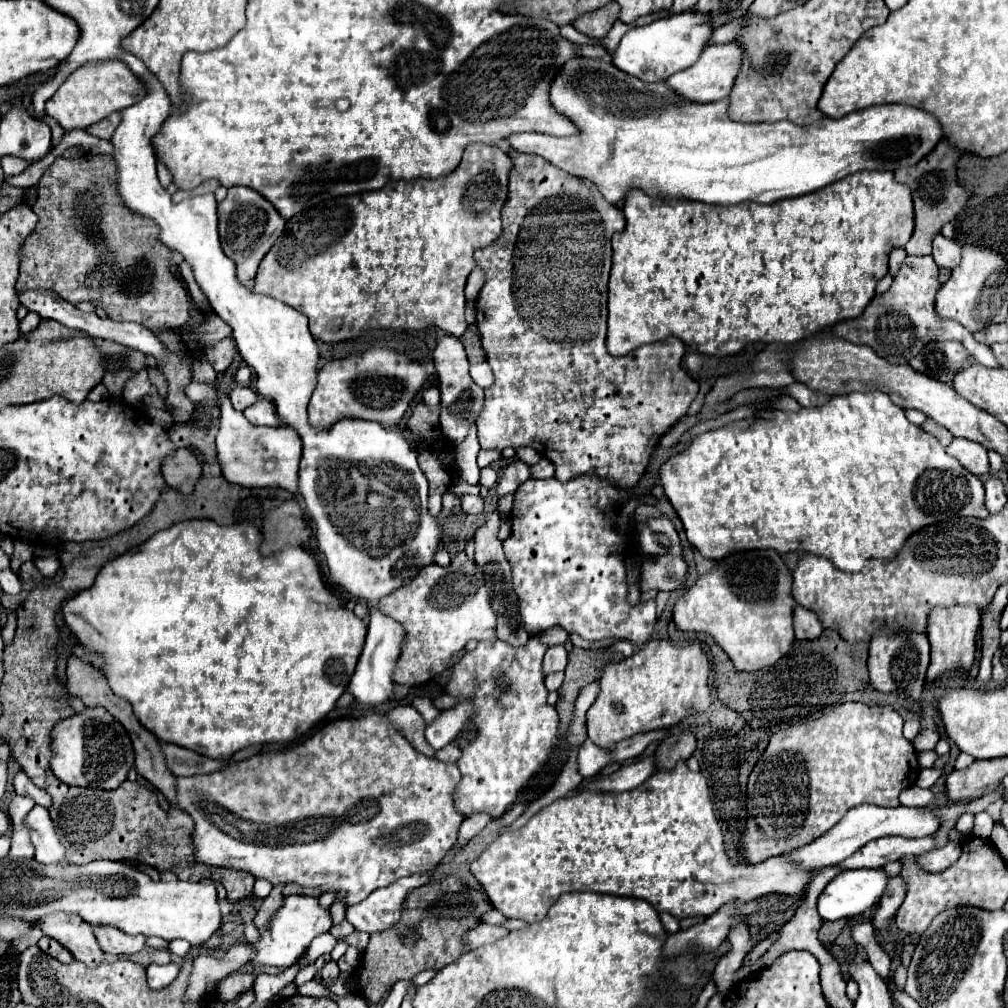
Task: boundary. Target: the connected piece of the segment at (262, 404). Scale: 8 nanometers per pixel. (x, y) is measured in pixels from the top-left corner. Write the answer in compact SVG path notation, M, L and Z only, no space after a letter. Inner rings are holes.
M265 397L257 399L257 401L255 401L251 407L247 407L243 413L245 413L247 421L253 423L253 425L267 425L267 427L277 427L277 425L281 425L281 421L279 421L279 417L277 417L277 413L275 413L275 405L273 405L269 399L265 399Z

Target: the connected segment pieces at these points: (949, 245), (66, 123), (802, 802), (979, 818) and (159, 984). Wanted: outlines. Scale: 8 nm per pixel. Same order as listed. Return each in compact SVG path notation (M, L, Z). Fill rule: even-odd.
M937 235L933 239L933 259L939 267L953 269L961 261L961 245L957 241L945 239L943 235Z
M89 61L73 71L67 81L57 89L57 93L47 101L47 115L51 115L65 131L85 129L107 117L113 111L121 111L133 105L137 99L145 95L143 85L131 73L131 69L123 61Z
M841 703L819 718L800 719L787 729L771 735L771 741L757 761L747 785L747 829L741 837L741 853L749 863L761 863L769 857L795 851L809 845L837 825L843 815L861 805L873 803L881 807L897 807L899 793L915 785L919 777L917 751L903 733L903 719L891 705Z
M987 811L977 813L974 818L973 834L975 837L987 839L993 831L993 819Z
M175 963L169 965L149 965L147 967L147 983L153 991L167 989L179 975L179 967Z

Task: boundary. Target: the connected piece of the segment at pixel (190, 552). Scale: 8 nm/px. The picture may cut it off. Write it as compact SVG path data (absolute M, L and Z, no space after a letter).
M207 519L175 523L173 527L155 533L139 547L109 561L99 571L97 581L91 589L83 591L81 595L75 595L61 608L67 627L77 635L79 643L95 653L103 653L103 673L113 693L131 703L133 713L141 721L141 725L165 743L175 743L211 759L231 757L235 751L241 751L251 745L291 743L293 739L299 739L309 733L321 719L325 719L335 709L337 699L347 691L349 679L355 671L357 659L365 643L367 623L343 606L338 595L323 585L319 563L309 551L289 546L273 554L273 559L263 559L259 555L259 545L261 533L253 525L221 527Z

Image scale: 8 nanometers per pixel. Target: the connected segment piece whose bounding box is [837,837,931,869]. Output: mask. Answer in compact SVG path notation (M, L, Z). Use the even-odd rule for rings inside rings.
M881 837L873 839L871 843L863 845L859 851L855 851L849 859L837 863L841 869L877 869L881 865L887 865L889 861L899 861L905 855L923 855L931 849L929 837L923 839L903 839L903 837Z

